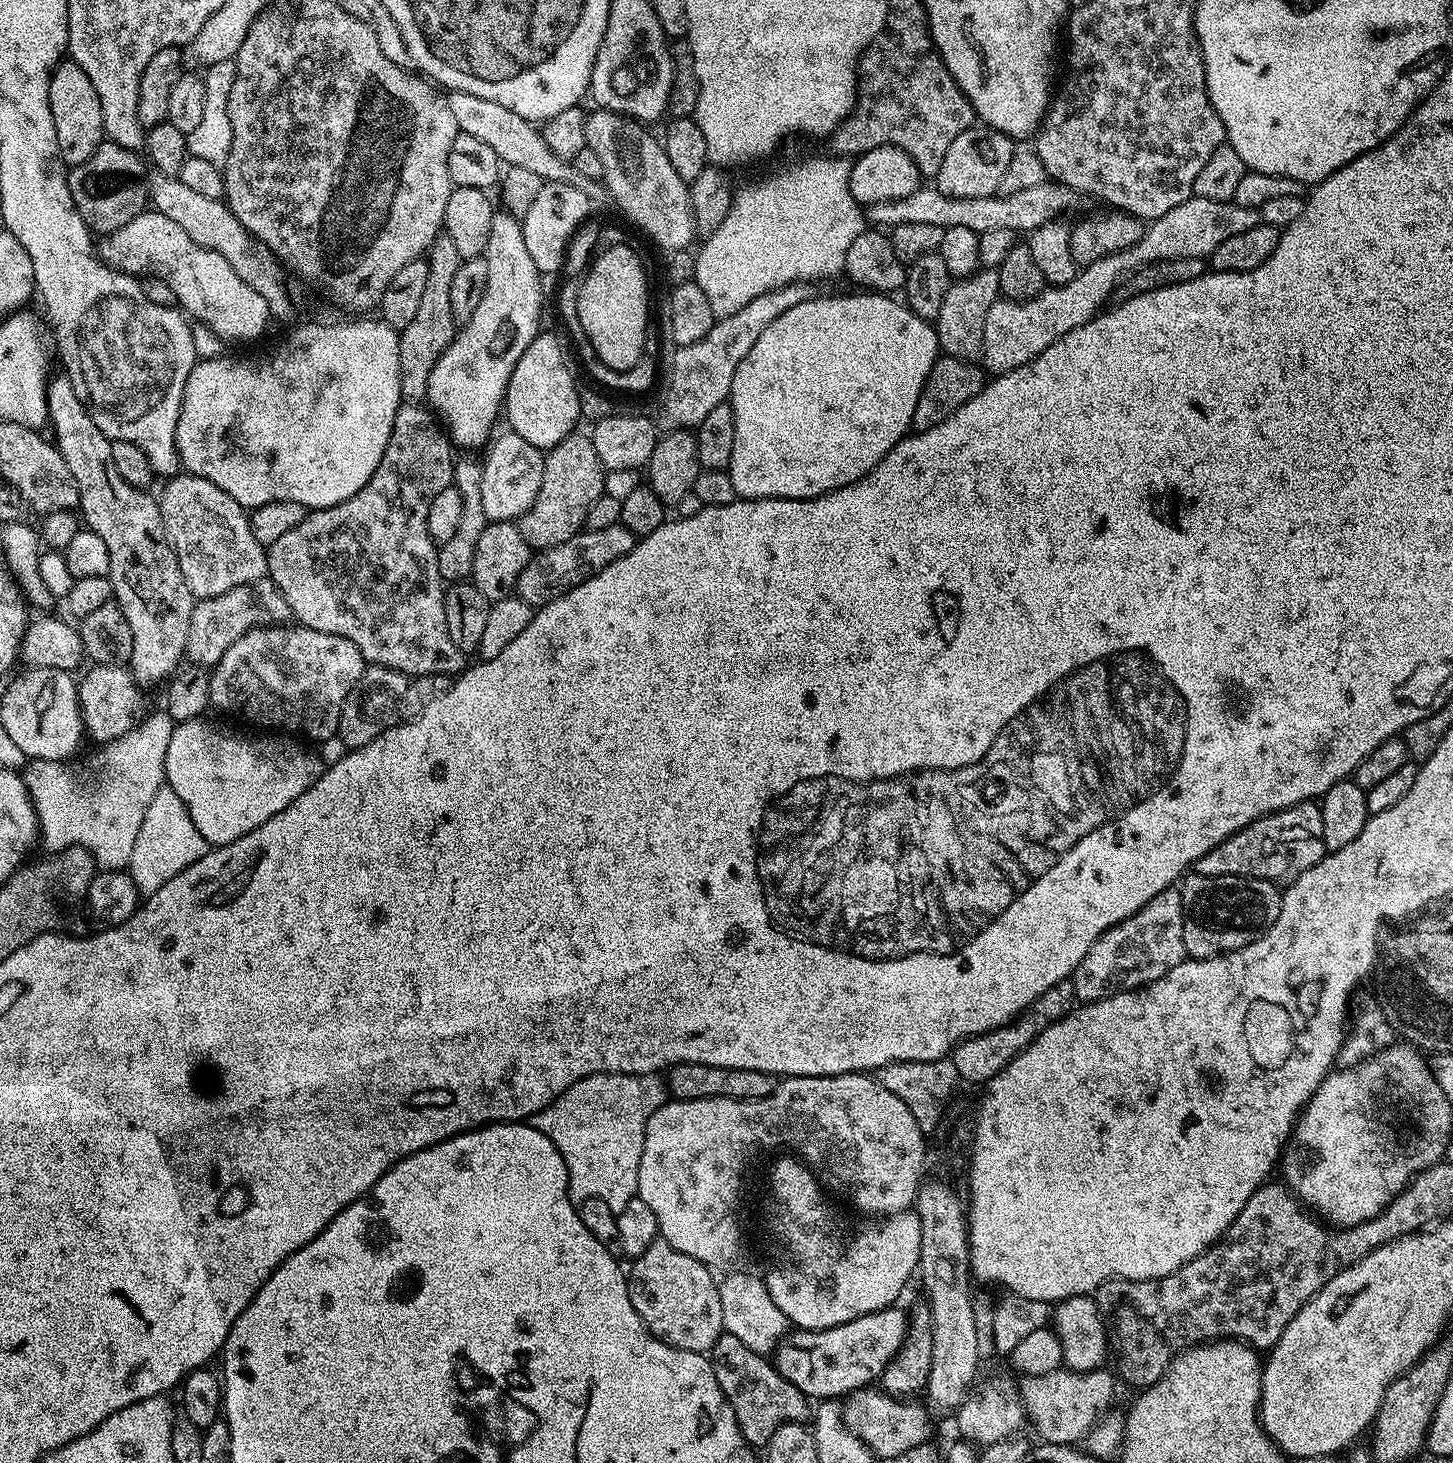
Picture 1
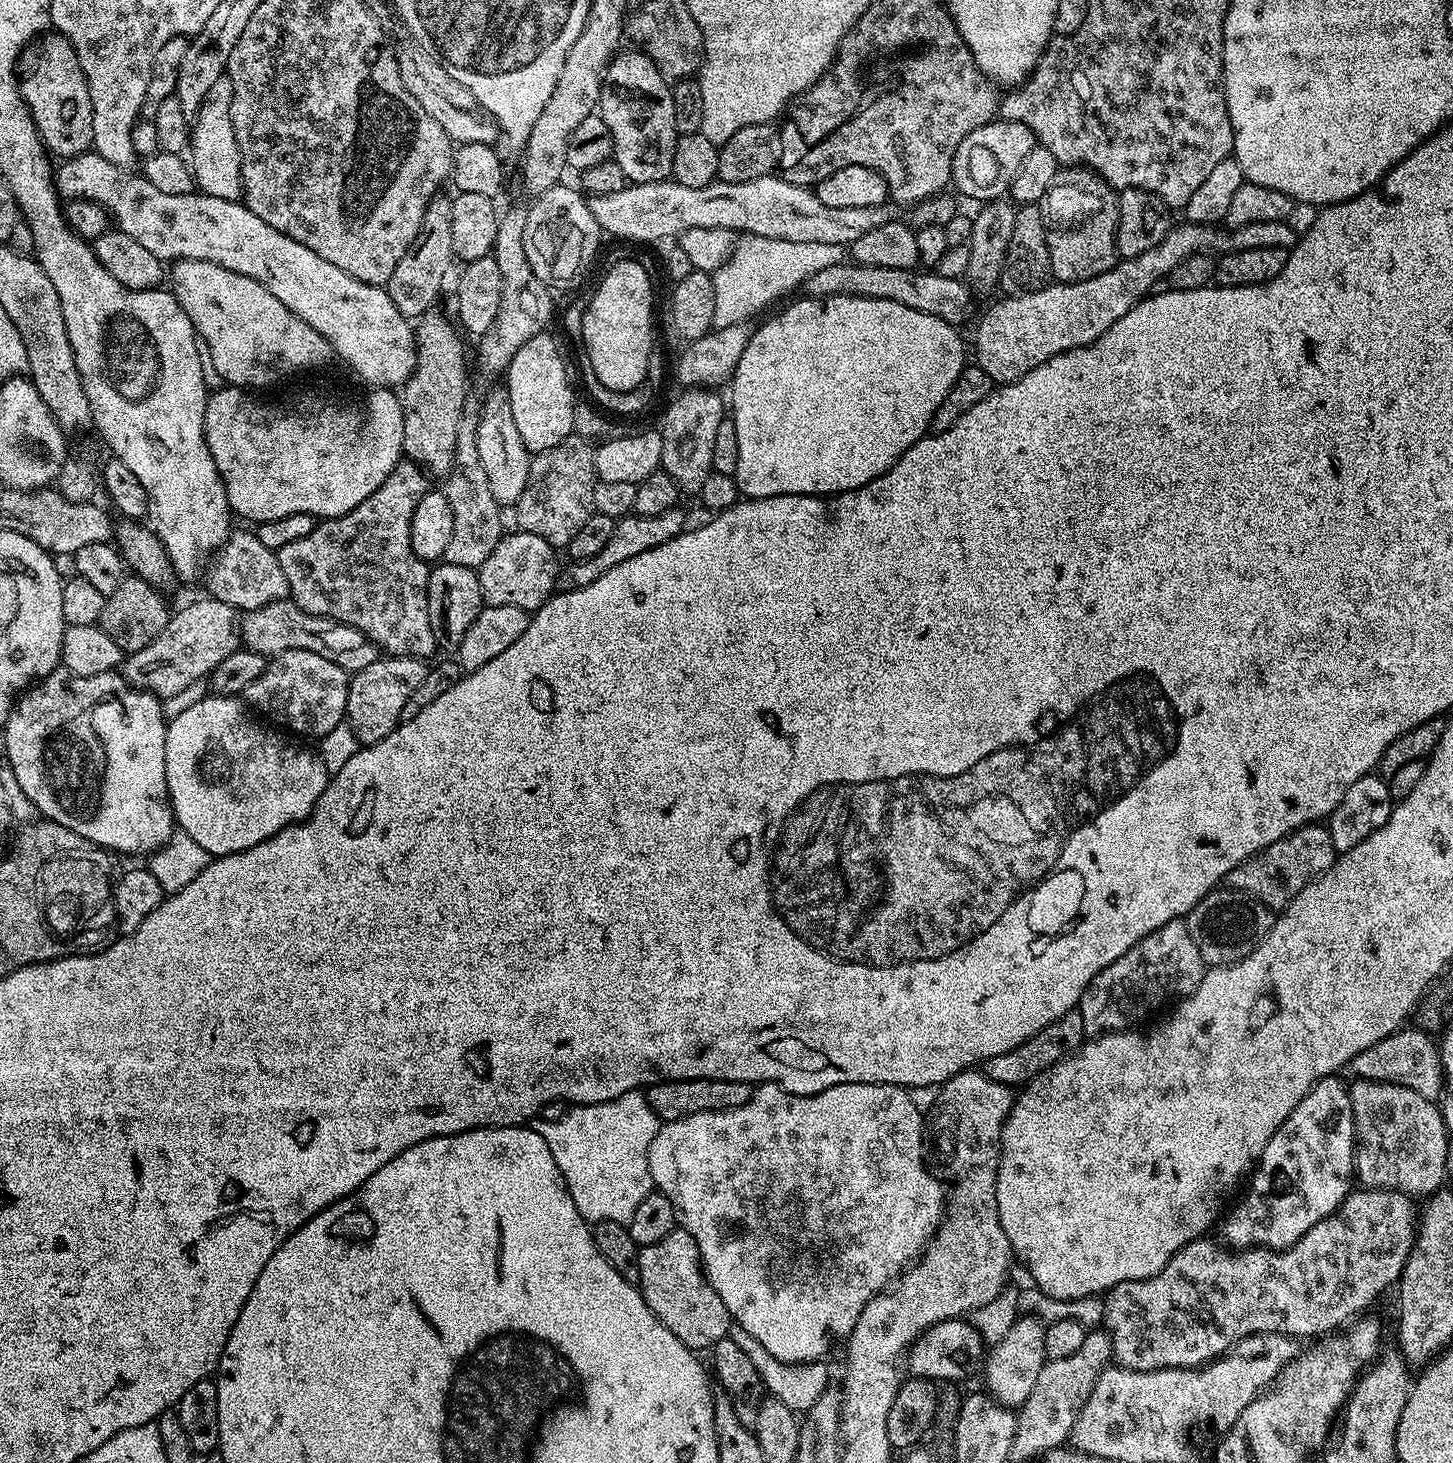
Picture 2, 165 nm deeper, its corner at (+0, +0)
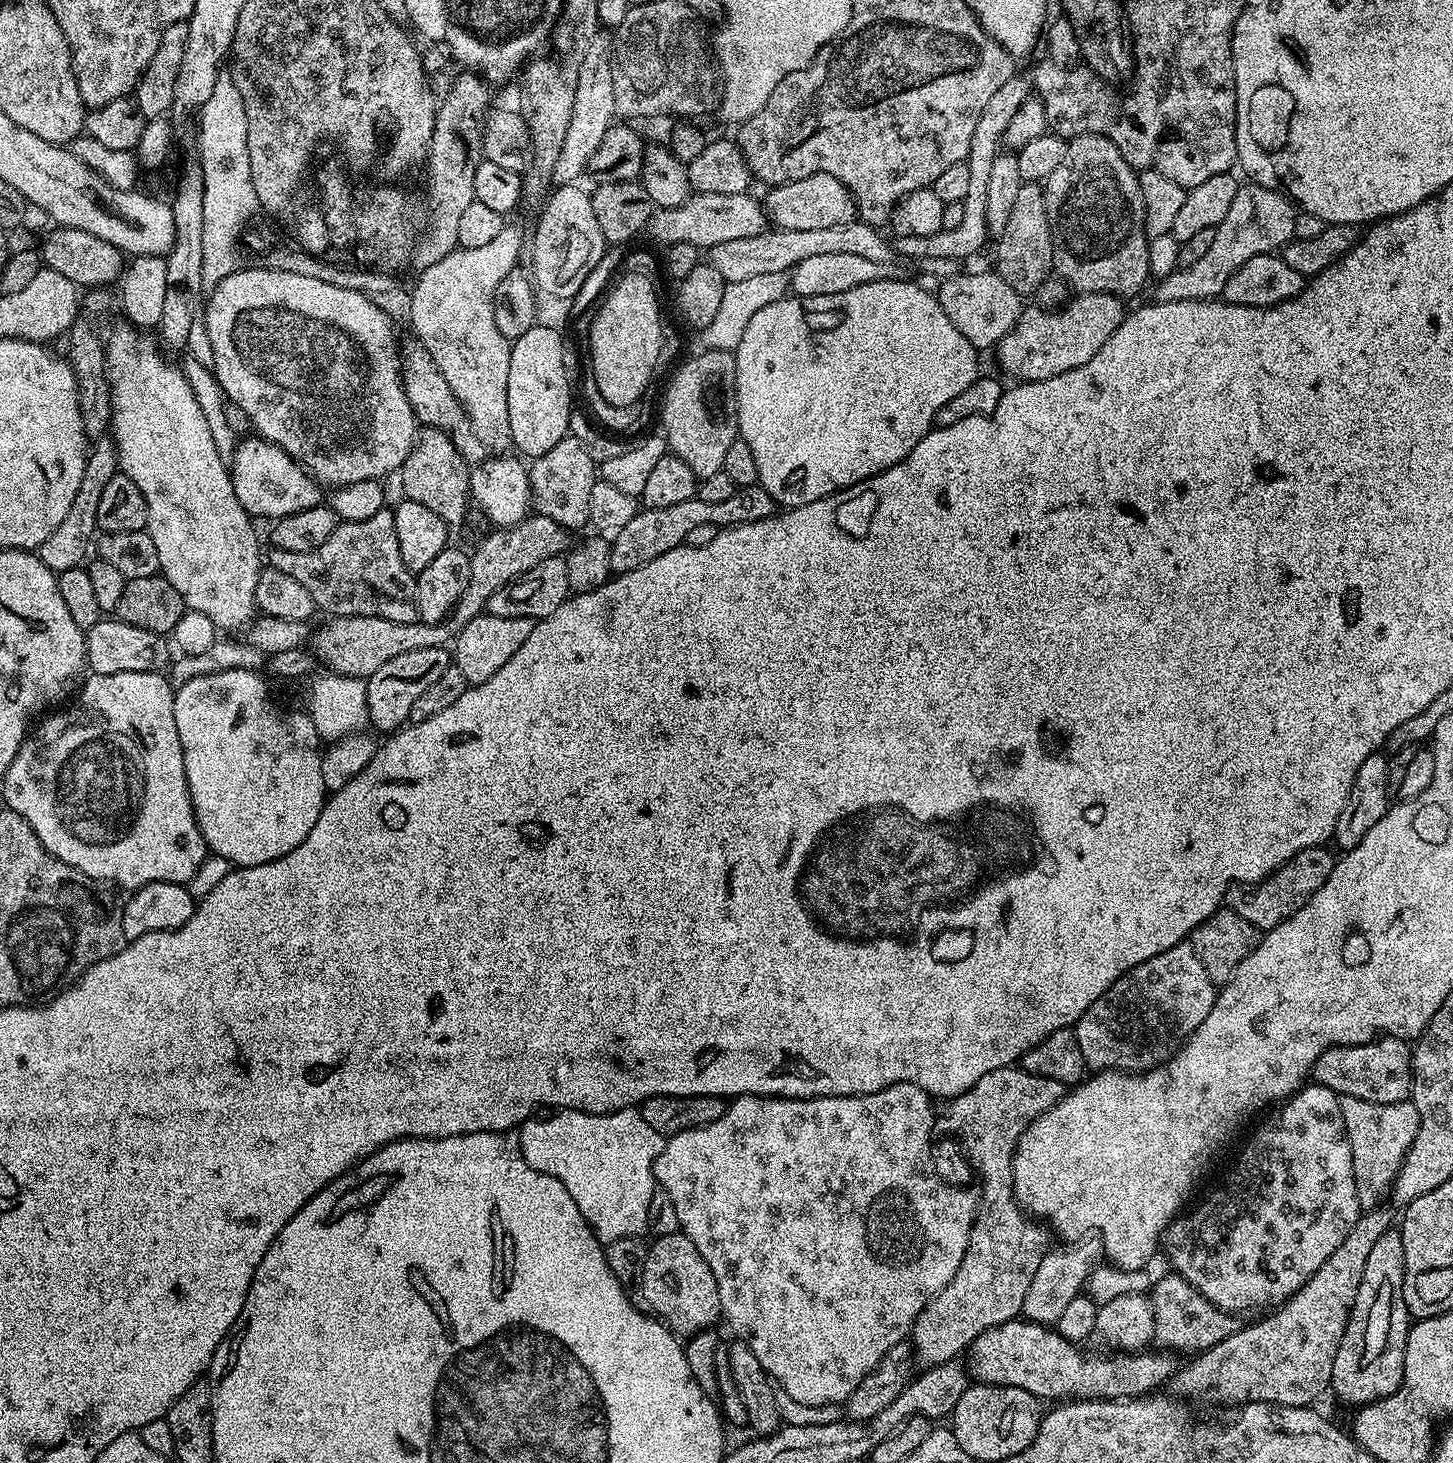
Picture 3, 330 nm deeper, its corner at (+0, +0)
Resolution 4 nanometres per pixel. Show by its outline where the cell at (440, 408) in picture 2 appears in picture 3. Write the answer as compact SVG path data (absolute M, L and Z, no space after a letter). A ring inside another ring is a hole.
M425 426L419 429L416 443L412 445L406 462L398 469L399 476L403 499L422 502L422 506L434 510L434 514L450 526L467 518L472 495L470 464L442 430Z

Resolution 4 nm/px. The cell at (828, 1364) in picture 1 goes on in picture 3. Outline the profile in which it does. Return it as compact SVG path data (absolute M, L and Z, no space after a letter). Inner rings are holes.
M1017 1318L1008 1320L1002 1326L994 1326L982 1334L972 1343L966 1353L966 1368L973 1381L981 1384L997 1384L1007 1388L1026 1390L1041 1402L1068 1402L1073 1398L1103 1398L1106 1400L1119 1400L1121 1398L1139 1398L1153 1390L1169 1383L1176 1375L1178 1367L1177 1357L1168 1350L1137 1350L1125 1352L1112 1350L1109 1356L1095 1356L1092 1352L1083 1352L1083 1347L1072 1344L1062 1338L1055 1327L1046 1324L1036 1324L1032 1320Z

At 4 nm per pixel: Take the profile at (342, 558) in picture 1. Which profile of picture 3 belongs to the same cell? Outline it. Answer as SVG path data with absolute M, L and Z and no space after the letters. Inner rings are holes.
M387 507L378 510L365 520L346 520L337 526L334 534L314 550L278 550L272 548L266 560L271 567L282 570L289 578L294 578L306 586L310 598L314 598L321 613L329 612L329 617L377 616L390 622L414 622L416 614L416 577L402 562L398 554L398 534L394 534L394 511Z

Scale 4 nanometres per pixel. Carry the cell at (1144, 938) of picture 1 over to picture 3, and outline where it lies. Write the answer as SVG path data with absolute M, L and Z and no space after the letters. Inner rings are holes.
M1185 942L1178 946L1170 946L1170 950L1162 950L1162 954L1154 954L1154 958L1146 958L1146 962L1134 966L1134 970L1124 972L1122 978L1118 978L1118 982L1114 982L1114 986L1110 986L1110 990L1106 990L1106 994L1102 994L1102 998L1095 1000L1090 1006L1090 1010L1086 1010L1086 1014L1082 1014L1080 1021L1075 1024L1074 1031L1078 1038L1078 1047L1082 1050L1085 1065L1096 1072L1115 1070L1117 1072L1137 1073L1148 1072L1152 1068L1157 1068L1159 1064L1166 1063L1176 1053L1176 1049L1192 1035L1192 1032L1198 1030L1198 1026L1202 1026L1206 1014L1210 1014L1210 1010L1214 1006L1217 991L1218 986L1210 978L1210 974L1206 974L1206 966L1202 966L1202 958L1198 958L1198 954L1193 950L1191 943Z

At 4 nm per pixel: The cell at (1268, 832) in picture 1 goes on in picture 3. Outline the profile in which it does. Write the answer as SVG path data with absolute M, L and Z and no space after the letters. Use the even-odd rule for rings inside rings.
M1324 846L1302 850L1293 860L1286 861L1279 870L1270 873L1251 890L1245 890L1240 886L1229 888L1226 897L1227 907L1242 914L1242 918L1246 918L1246 922L1250 922L1255 928L1276 928L1300 909L1324 885L1326 878L1330 878L1330 870L1334 870L1337 857L1331 856L1328 850Z

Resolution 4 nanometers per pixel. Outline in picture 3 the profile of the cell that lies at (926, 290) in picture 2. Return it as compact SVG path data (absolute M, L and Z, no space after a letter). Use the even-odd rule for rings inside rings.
M995 270L988 272L964 272L941 279L938 299L942 310L946 310L946 318L962 330L962 334L978 350L995 349L1006 334L1018 322L1022 311L1022 297L1017 294Z

